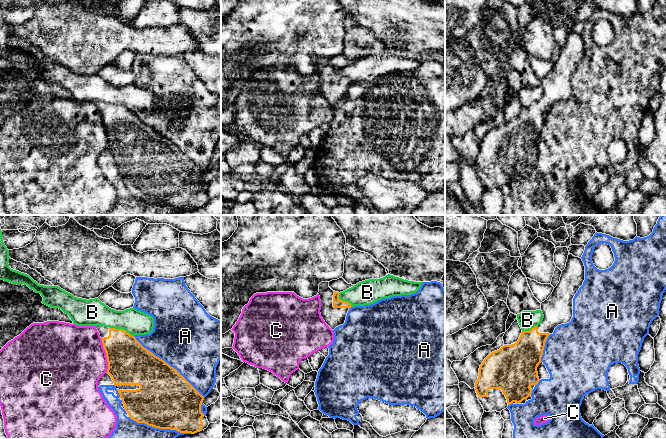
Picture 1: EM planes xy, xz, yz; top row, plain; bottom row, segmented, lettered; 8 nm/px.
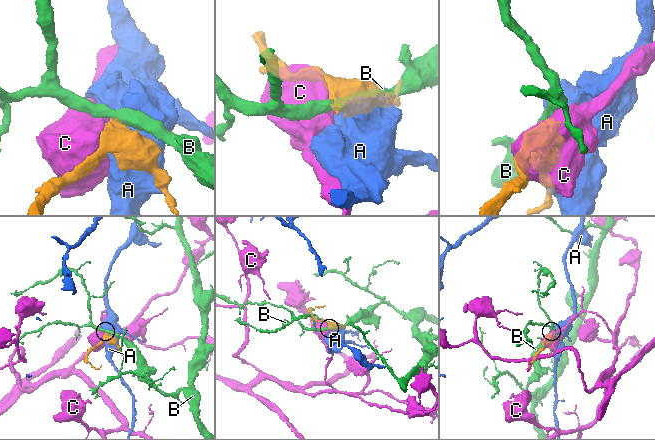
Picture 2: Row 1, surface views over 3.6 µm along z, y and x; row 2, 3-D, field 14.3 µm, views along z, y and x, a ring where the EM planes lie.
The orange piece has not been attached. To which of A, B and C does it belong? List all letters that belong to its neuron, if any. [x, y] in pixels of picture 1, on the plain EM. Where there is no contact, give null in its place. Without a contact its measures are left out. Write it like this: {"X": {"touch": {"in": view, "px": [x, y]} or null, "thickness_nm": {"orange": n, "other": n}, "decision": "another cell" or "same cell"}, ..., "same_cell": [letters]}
{"A": {"touch": {"in": "xy", "px": [168, 140]}, "thickness_nm": {"orange": 420, "other": 500}, "decision": "another cell"}, "B": {"touch": {"in": "xy", "px": [121, 105]}, "thickness_nm": {"orange": 320, "other": 200}, "decision": "another cell"}, "C": {"touch": {"in": "xy", "px": [106, 131]}, "thickness_nm": {"orange": 360, "other": 480}, "decision": "another cell"}, "same_cell": []}

